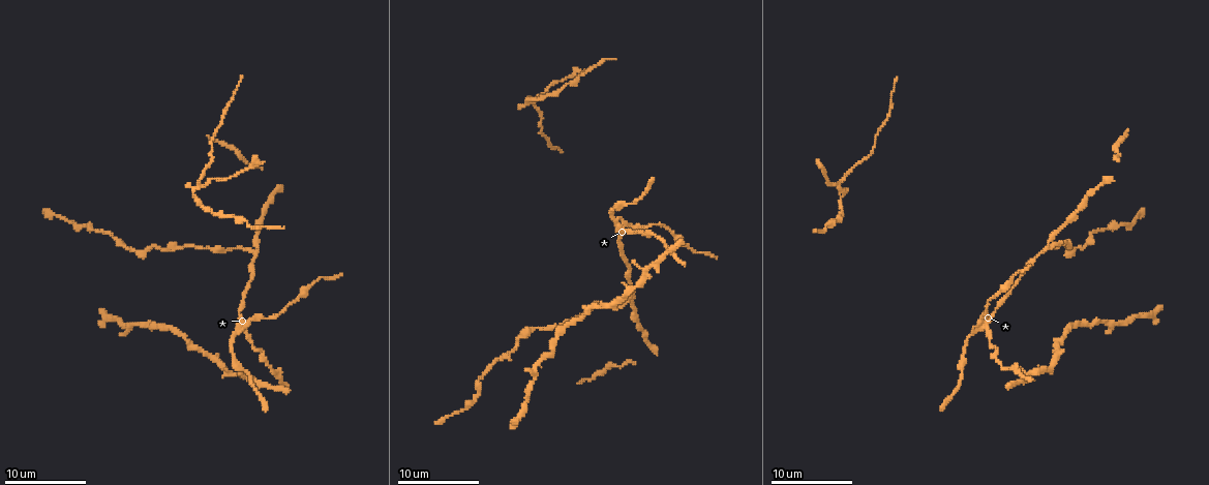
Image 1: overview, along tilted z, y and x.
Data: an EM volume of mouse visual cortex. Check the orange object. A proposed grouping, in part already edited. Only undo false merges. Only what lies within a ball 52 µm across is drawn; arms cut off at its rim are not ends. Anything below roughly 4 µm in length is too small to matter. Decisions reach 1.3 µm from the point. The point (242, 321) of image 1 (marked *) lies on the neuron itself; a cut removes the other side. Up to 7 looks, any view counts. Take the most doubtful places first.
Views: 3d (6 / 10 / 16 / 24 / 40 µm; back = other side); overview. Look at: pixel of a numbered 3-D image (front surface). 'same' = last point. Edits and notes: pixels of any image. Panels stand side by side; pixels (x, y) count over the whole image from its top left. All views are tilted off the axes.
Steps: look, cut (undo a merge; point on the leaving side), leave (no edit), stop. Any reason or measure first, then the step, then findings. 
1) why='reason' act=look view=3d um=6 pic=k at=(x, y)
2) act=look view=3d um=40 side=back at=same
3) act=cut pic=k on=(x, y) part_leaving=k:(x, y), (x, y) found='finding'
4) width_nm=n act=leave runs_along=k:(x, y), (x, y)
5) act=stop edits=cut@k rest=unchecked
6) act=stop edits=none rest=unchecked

why='branch point' act=look view=3d um=16 pic=1 at=(199, 183)

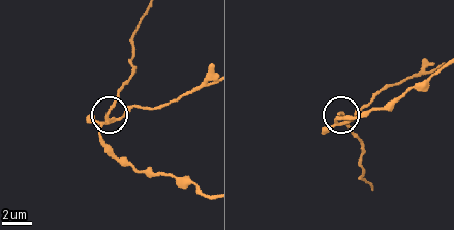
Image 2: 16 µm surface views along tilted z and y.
width_nm=170 act=cut pic=2 on=(114, 102) part_leaving=2:(107, 120), (119, 88), (132, 72), (132, 35), (140, 17) found='two neurons meet here'

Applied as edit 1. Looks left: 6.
why='redraw' act=look view=overview

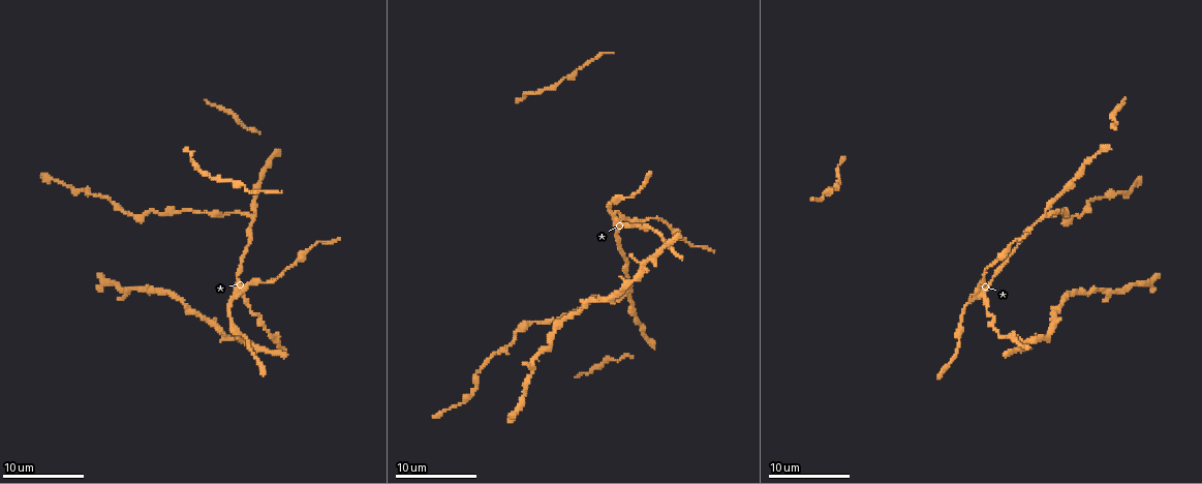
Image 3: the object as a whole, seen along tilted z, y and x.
act=look view=3d um=10 pic=3 at=(245, 290)

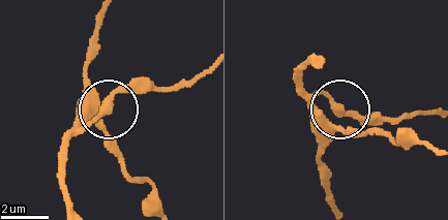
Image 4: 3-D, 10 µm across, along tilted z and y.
act=leave found='continuous, no second neuron'

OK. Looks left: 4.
why='arms part here' act=look view=3d um=10 pic=3 at=(250, 215)

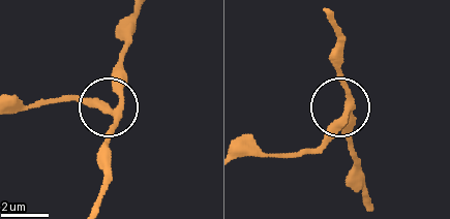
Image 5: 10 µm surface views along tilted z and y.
width_nm=270 act=leave runs_along=5:(98, 201), (104, 138), (119, 98), (115, 65) found='one neuron here'

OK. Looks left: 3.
act=look view=3d um=16 pic=3 at=(551, 88)

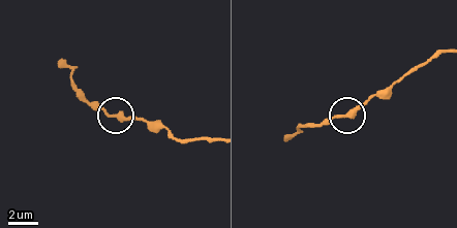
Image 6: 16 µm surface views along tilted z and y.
act=look view=3d um=16 side=back pic=6 at=(115, 116)

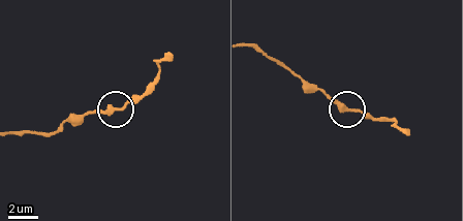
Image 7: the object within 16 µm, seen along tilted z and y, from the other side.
width_nm=310 act=leave found='continuous, no second neuron'

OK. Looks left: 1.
act=stop edits=cut@2 rest=unchecked

